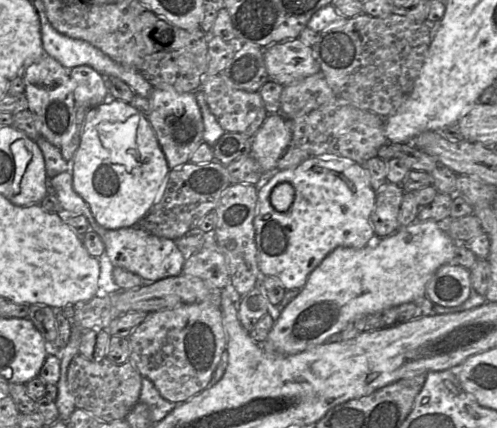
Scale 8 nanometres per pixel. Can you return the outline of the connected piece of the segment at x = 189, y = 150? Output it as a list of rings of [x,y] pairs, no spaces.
[[[154,88],[148,97],[148,120],[156,134],[170,169],[190,162],[190,158],[203,142],[204,124],[195,92],[178,92],[174,89]]]

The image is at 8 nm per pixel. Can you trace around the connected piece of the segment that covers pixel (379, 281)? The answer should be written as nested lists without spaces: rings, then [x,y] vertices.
[[[416,221],[380,239],[373,247],[335,248],[309,274],[299,294],[281,310],[262,345],[279,354],[296,354],[325,343],[332,335],[340,333],[358,315],[376,314],[426,296],[429,280],[440,266],[452,261],[456,247],[457,243],[445,232],[441,224],[434,221]]]

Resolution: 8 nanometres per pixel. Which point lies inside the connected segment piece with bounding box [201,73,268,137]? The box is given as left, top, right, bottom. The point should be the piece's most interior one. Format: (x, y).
(238, 111)

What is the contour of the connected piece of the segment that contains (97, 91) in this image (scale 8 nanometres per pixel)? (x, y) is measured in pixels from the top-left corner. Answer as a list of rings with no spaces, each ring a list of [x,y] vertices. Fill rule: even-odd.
[[[75,66],[69,75],[77,107],[93,108],[110,98],[106,78],[93,67]]]

